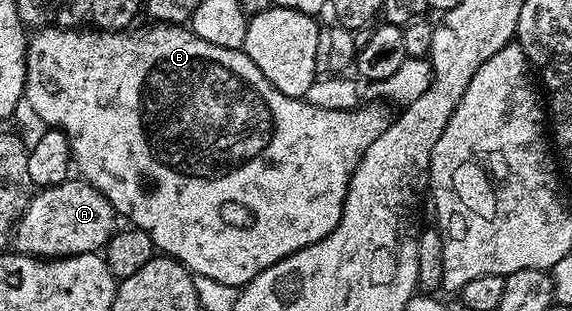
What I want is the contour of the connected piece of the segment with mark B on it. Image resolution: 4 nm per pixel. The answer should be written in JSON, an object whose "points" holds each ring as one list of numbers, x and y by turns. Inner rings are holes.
{"points":[[150,23,147,26,147,29,131,28,129,31,42,27,31,32,26,42,25,104,30,104,31,111,43,121,43,126,61,129,65,133,77,172,79,169,82,172,79,174,112,202,115,213,125,220,127,217,130,220,127,222,133,228,143,229,152,239,155,250,173,257,194,274,208,276,219,283,244,287,256,279,260,271,324,239,338,226,350,176,354,174,364,151,368,151,368,147,372,147,372,143,376,143,376,139,380,139,382,132,389,127,391,114,386,114,386,105,382,103,363,104,350,111,328,111,324,107,310,105,301,97,289,97,276,91,276,87,264,79,260,67,256,67,256,63,252,63,242,49,216,47,216,43,200,39,189,28,178,23]]}

